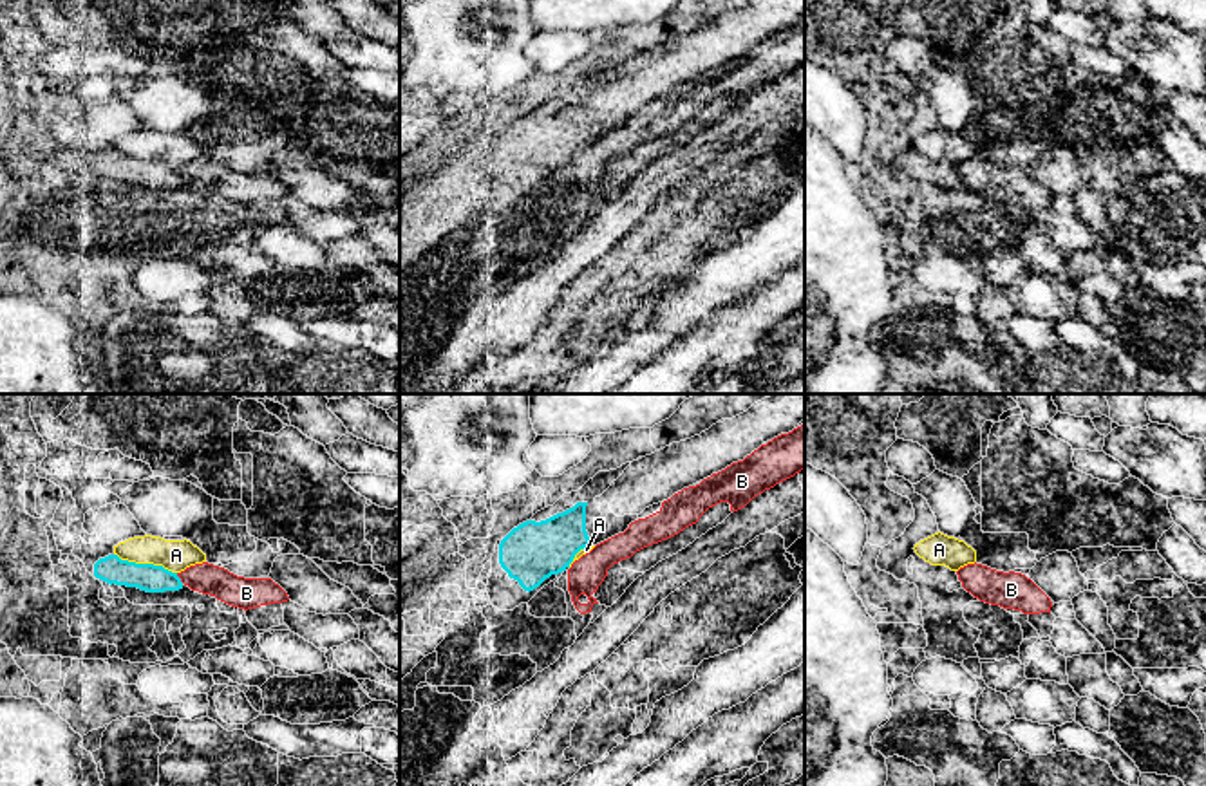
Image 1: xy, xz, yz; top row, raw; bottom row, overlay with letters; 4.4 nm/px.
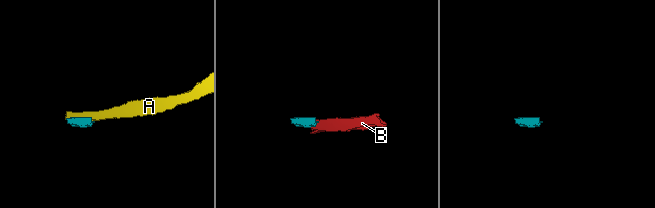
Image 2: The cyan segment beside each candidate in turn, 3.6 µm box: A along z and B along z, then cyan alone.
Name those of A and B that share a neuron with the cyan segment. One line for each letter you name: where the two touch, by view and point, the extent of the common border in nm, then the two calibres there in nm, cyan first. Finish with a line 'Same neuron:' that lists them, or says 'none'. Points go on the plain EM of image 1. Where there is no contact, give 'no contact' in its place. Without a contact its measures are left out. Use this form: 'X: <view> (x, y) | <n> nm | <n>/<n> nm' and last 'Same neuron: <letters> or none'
Same neuron: none

